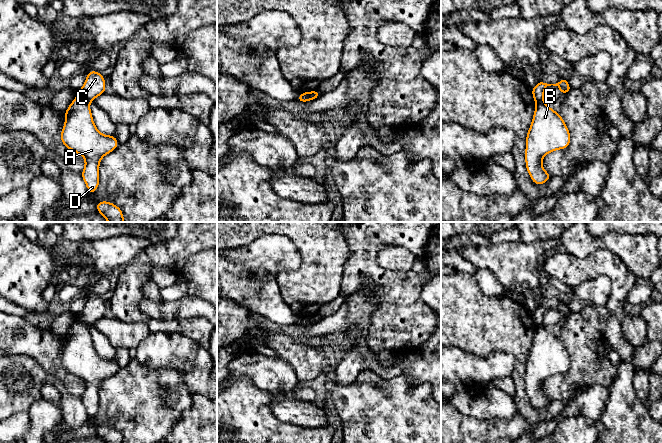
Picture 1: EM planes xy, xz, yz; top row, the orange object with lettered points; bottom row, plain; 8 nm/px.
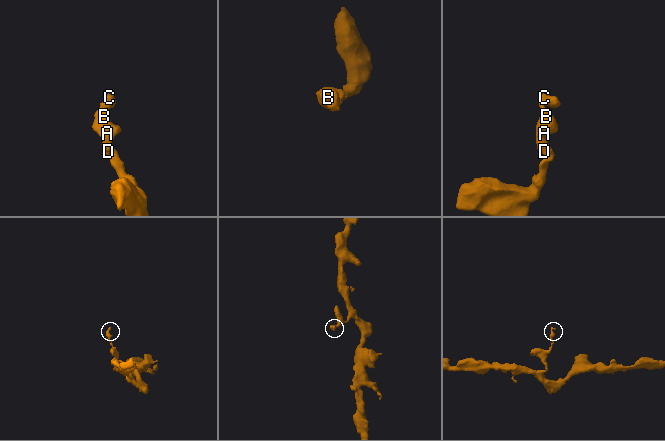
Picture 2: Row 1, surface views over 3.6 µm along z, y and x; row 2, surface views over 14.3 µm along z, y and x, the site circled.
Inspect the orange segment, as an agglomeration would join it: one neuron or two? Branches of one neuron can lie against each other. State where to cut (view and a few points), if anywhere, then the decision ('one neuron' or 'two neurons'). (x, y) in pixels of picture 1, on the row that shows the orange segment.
xy (77, 96), (88, 103) | two neurons

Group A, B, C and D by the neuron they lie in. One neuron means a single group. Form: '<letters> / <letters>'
A B D / C

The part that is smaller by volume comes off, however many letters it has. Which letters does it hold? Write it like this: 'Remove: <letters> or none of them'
Remove: C

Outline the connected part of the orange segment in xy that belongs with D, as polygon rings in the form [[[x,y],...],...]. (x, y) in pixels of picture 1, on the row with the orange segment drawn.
[[[75,98],[64,115],[66,122],[61,131],[61,142],[85,158],[81,176],[91,195],[99,186],[101,159],[114,151],[119,142],[115,136],[103,135],[97,130],[86,100]]]

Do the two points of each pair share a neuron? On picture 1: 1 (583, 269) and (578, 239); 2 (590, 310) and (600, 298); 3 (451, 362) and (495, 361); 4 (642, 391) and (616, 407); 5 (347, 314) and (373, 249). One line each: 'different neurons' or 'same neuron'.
1: different neurons
2: different neurons
3: same neuron
4: different neurons
5: different neurons

